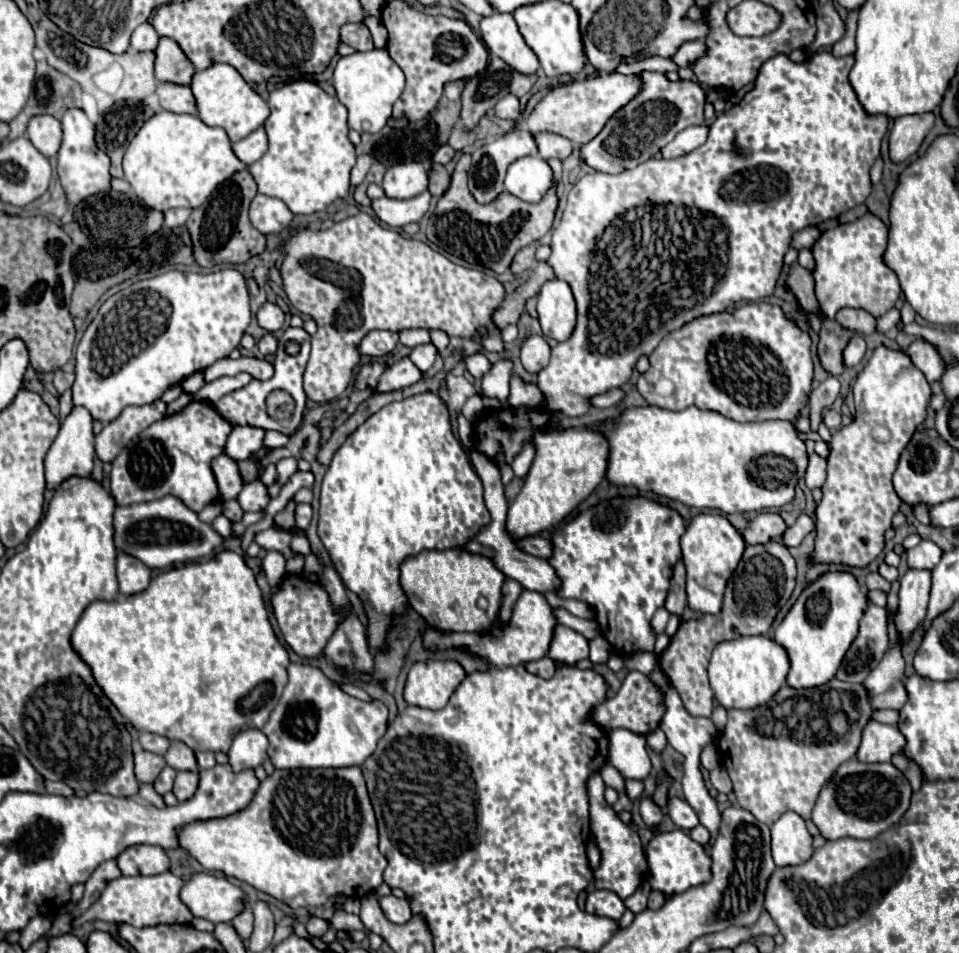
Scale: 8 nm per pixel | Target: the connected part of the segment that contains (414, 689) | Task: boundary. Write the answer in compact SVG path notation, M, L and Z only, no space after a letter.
M453 660L417 662L409 670L403 698L411 706L441 710L463 678L463 668Z

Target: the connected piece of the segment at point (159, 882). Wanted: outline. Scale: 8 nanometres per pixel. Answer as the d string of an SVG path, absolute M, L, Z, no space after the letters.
M161 872L153 876L119 876L117 880L111 880L97 900L85 914L81 914L73 926L81 926L87 920L103 920L103 922L115 922L115 924L129 924L135 928L147 928L157 924L189 924L193 920L187 906L179 900L179 890L183 886L183 880L175 874Z

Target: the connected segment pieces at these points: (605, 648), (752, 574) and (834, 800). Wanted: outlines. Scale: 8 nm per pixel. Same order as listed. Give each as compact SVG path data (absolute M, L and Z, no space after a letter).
M597 636L597 638L589 640L589 648L591 648L589 658L591 658L593 662L597 662L597 664L607 662L607 658L609 658L609 654L611 654L611 650L613 650L611 644L609 644L603 636Z
M769 540L767 544L755 544L755 546L749 544L741 560L743 562L739 562L725 588L721 612L717 616L703 614L701 620L683 620L679 630L671 638L669 646L663 650L663 654L659 654L661 670L681 696L683 706L691 716L709 718L713 712L715 696L707 678L707 666L713 648L719 642L733 640L739 636L765 634L771 628L777 612L789 600L795 588L795 578L797 578L795 558L781 542Z
M847 760L837 768L831 780L821 788L811 820L827 840L837 838L875 838L907 812L911 800L911 786L907 778L889 762L863 764Z

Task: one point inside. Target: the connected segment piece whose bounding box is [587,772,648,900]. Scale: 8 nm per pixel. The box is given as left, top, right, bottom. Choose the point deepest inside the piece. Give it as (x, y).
(623, 864)

